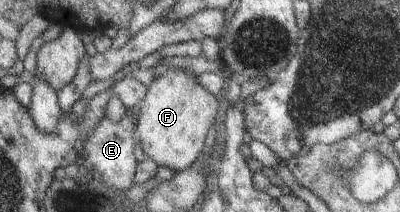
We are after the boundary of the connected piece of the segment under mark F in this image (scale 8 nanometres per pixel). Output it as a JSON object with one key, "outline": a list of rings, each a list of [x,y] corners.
{"outline":[[[174,68],[147,86],[148,91],[139,103],[136,135],[144,153],[158,166],[181,172],[197,161],[204,149],[204,140],[210,126],[215,123],[218,103],[214,94],[198,85],[197,74]]]}

